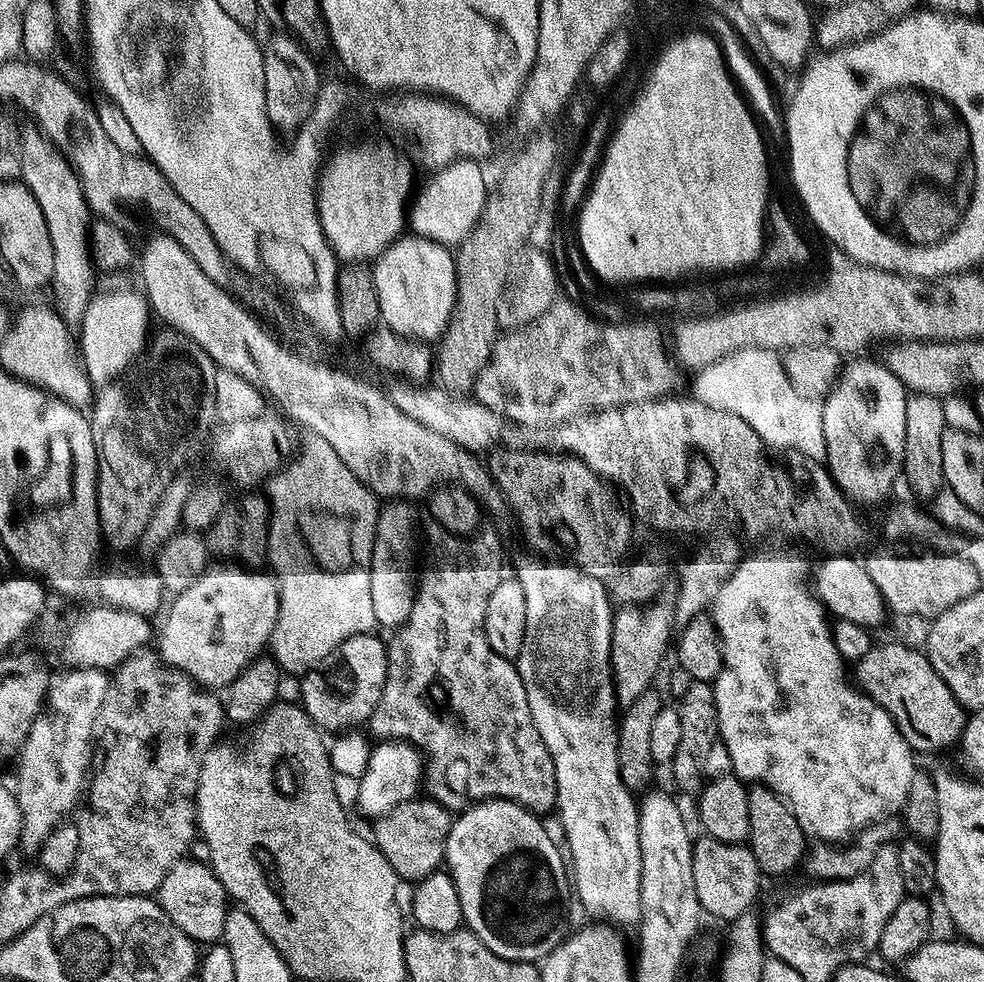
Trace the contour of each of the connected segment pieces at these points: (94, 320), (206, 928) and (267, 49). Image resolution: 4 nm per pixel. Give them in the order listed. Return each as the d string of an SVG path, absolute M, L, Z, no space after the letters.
M139 291L136 292L104 292L101 296L99 293L88 304L84 321L78 326L78 352L82 357L82 367L93 385L111 384L127 372L150 339L150 305Z
M185 858L179 860L162 878L158 893L158 903L162 910L197 945L208 946L223 937L223 924L230 909L230 897L225 892L222 882L212 873L207 863Z
M281 33L263 45L263 84L268 120L277 131L290 134L311 116L313 106L319 101L322 75L308 50L295 37Z

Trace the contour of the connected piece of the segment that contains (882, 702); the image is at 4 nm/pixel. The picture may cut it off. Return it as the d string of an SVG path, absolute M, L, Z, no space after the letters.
M877 643L866 658L855 661L854 680L861 692L890 714L913 753L940 752L951 744L953 747L964 735L966 709L950 694L950 686L942 682L921 649L919 652L908 644Z

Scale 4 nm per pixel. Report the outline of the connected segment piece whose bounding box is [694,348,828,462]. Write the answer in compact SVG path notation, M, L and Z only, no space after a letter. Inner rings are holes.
M765 348L738 350L695 373L695 399L703 404L738 414L773 450L801 452L806 458L827 461L826 438L822 430L822 404L798 394L784 372L781 353Z

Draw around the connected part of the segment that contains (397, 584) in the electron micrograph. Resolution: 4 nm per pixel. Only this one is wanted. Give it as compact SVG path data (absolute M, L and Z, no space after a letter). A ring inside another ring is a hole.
M388 502L381 507L376 519L376 533L370 562L370 598L374 601L374 616L381 629L399 628L406 622L406 618L410 618L410 610L414 606L418 583L418 548L416 552L416 512L412 508L415 507L408 502Z

